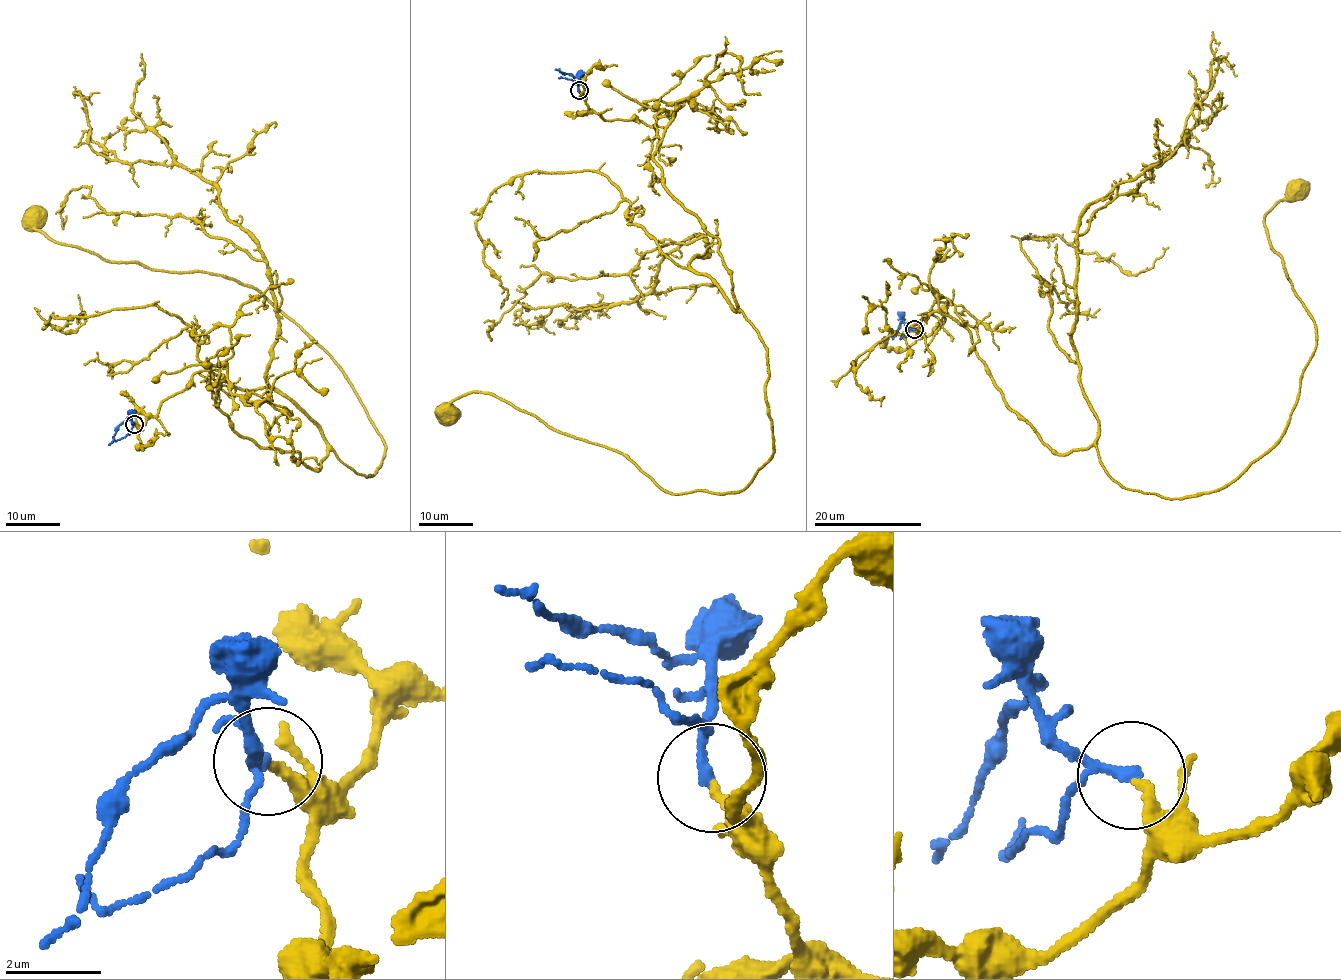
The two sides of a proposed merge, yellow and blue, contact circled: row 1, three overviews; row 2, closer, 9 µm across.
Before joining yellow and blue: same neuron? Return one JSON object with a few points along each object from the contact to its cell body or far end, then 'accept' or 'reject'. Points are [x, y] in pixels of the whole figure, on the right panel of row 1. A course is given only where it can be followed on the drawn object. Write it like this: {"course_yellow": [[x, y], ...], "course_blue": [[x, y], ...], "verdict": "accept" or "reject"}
{"course_yellow": [[914, 330], [952, 302], [1057, 454], [1094, 445], [1174, 498], [1226, 487], [1315, 350], [1264, 221], [1296, 192]], "course_blue": [[914, 329], [904, 319], [893, 339]], "verdict": "accept"}

